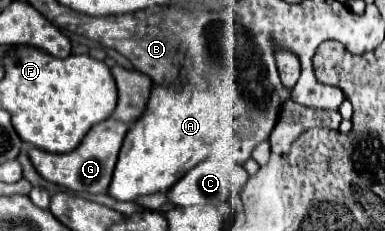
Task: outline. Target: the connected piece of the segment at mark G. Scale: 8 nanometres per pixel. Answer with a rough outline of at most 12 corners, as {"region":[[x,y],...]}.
{"region":[[114,117],[64,155],[28,149],[36,171],[106,193],[128,125]]}

